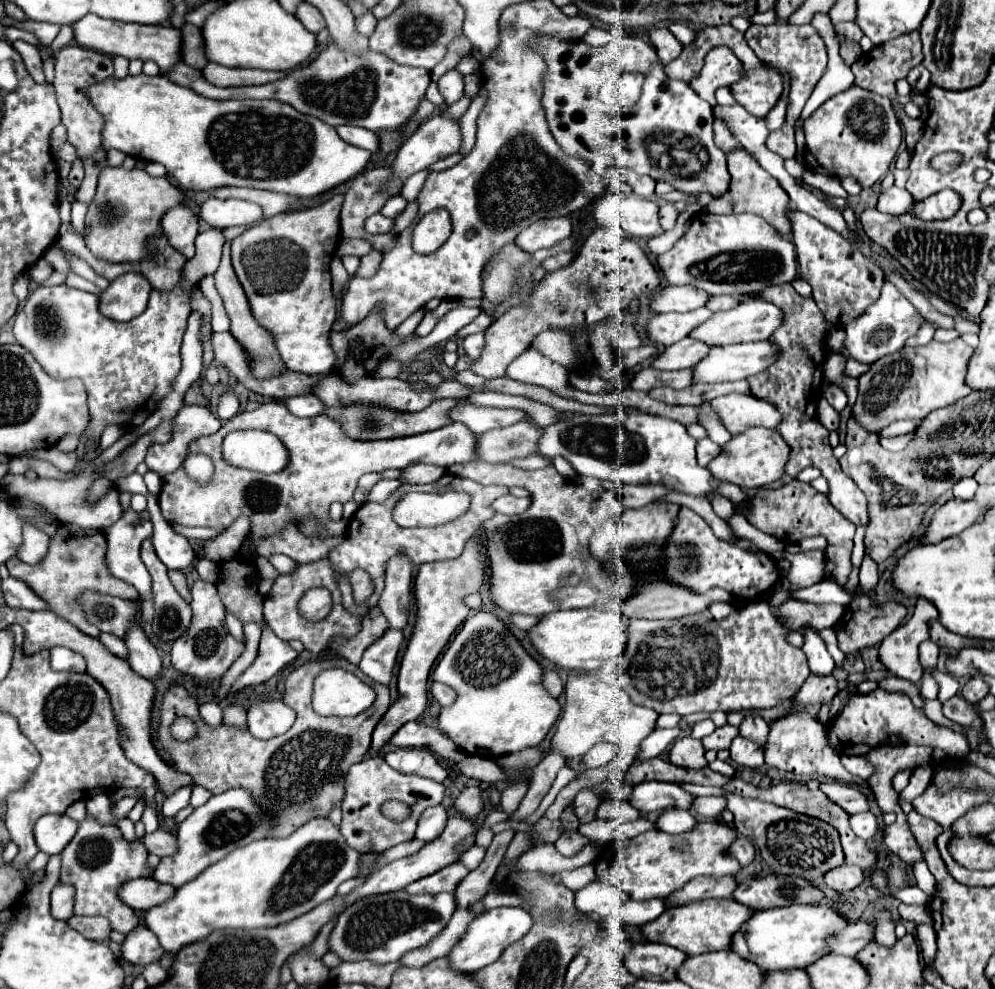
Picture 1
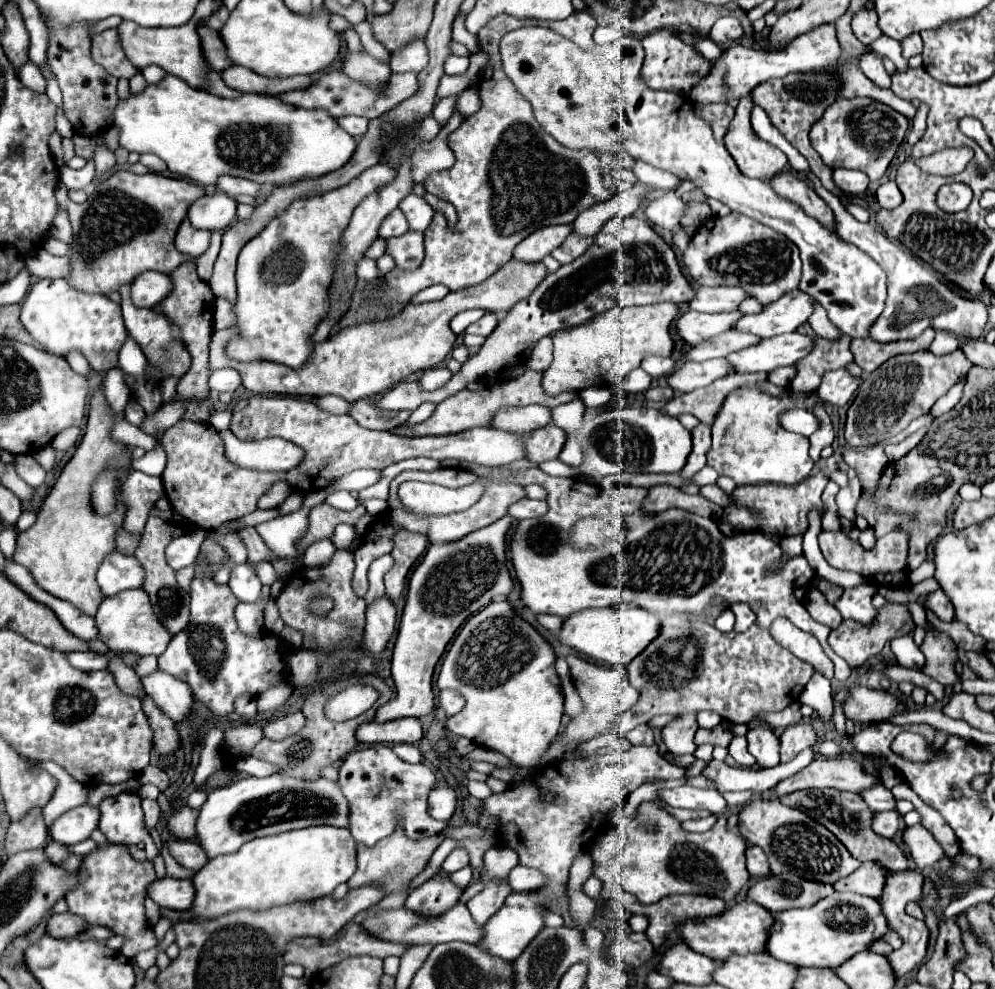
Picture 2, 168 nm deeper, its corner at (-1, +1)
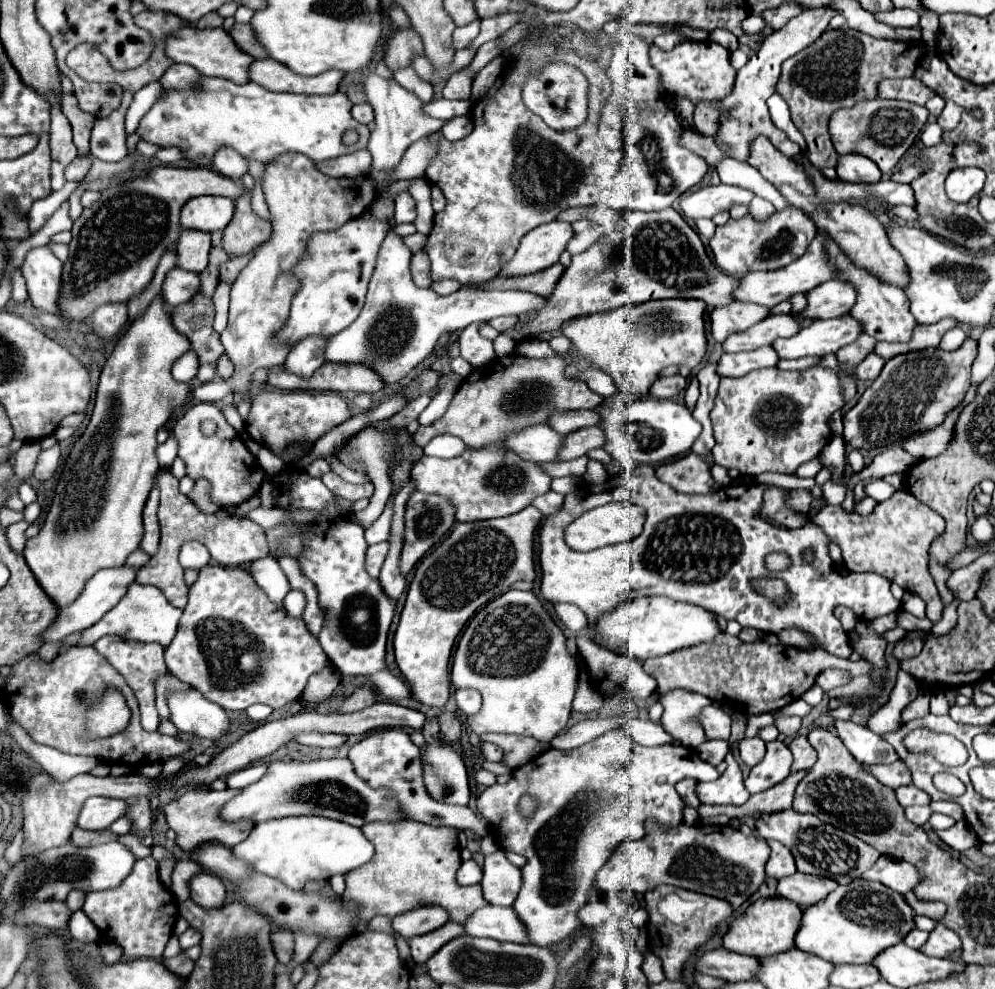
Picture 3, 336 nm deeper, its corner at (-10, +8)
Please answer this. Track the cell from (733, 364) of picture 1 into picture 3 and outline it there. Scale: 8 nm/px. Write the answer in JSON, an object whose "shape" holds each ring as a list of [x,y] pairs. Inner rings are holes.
{"shape":[[[843,315],[837,319],[825,319],[825,321],[813,321],[809,327],[801,327],[793,337],[787,339],[775,339],[773,349],[781,359],[799,359],[799,357],[821,357],[823,353],[835,353],[839,347],[855,341],[861,333],[859,321],[853,321],[851,315]]]}

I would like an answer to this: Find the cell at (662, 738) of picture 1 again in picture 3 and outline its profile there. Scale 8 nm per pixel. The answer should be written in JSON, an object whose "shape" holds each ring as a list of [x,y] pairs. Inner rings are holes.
{"shape":[[[613,729],[571,751],[549,749],[537,759],[531,759],[523,767],[515,769],[509,783],[495,783],[479,795],[477,809],[493,827],[501,847],[527,857],[527,865],[521,869],[523,885],[513,903],[513,909],[527,929],[529,943],[549,947],[575,933],[579,927],[577,911],[587,903],[589,893],[593,891],[595,873],[607,863],[609,855],[625,839],[645,837],[643,821],[647,817],[657,817],[665,825],[677,825],[683,819],[683,801],[675,791],[675,783],[685,777],[693,777],[697,781],[715,781],[721,777],[721,773],[715,765],[701,761],[695,749],[675,745],[643,747],[637,745],[625,729]],[[523,795],[529,795],[537,801],[537,809],[531,817],[521,815],[519,799]]]}

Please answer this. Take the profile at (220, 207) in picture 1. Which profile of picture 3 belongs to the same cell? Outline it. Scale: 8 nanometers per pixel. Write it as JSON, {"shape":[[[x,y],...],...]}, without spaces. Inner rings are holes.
{"shape":[[[195,197],[181,211],[183,229],[199,229],[213,233],[225,229],[233,217],[235,203],[227,197]]]}

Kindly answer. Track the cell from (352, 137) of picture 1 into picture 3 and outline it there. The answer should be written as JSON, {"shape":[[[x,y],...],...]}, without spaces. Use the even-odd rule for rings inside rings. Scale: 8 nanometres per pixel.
{"shape":[[[369,103],[353,105],[351,113],[353,113],[353,117],[355,117],[359,123],[363,123],[363,125],[367,125],[367,123],[371,123],[371,121],[373,121],[373,109],[371,109],[371,105],[369,105]]]}

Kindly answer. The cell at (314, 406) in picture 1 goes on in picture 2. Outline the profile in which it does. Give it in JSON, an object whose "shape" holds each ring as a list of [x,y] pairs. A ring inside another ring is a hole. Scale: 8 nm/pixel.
{"shape":[[[322,396],[322,398],[314,398],[312,402],[332,414],[350,414],[350,410],[352,410],[352,404],[340,396]]]}

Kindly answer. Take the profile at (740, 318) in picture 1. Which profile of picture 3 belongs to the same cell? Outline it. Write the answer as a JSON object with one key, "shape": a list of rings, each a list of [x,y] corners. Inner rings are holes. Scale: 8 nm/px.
{"shape":[[[825,281],[817,285],[807,295],[807,307],[803,313],[791,313],[801,321],[843,317],[855,305],[855,289],[843,281]]]}

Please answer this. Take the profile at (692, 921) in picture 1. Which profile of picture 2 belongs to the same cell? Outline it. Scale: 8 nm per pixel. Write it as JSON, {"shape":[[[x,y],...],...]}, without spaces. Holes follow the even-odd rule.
{"shape":[[[744,900],[734,904],[730,910],[726,910],[720,916],[710,916],[704,920],[696,922],[686,922],[682,926],[682,938],[684,942],[698,954],[706,954],[708,958],[714,960],[726,960],[734,954],[762,954],[766,952],[766,940],[768,940],[768,930],[774,924],[774,916],[762,908],[756,902]]]}

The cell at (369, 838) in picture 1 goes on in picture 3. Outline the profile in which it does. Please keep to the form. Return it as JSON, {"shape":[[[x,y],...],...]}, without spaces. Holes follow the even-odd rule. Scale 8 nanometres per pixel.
{"shape":[[[383,729],[369,733],[363,741],[355,743],[349,749],[349,761],[353,763],[355,773],[373,789],[389,789],[393,797],[399,803],[399,813],[405,819],[427,823],[433,827],[455,827],[455,829],[473,829],[477,835],[485,837],[489,827],[485,821],[477,819],[477,815],[469,807],[459,805],[447,805],[435,801],[423,781],[423,759],[421,749],[415,747],[409,739],[409,735],[401,729]]]}

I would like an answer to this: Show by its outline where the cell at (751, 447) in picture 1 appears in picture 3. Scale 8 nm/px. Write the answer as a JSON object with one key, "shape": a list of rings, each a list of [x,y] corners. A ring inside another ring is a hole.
{"shape":[[[775,367],[757,369],[743,377],[723,377],[715,407],[711,411],[713,421],[713,463],[725,469],[737,469],[741,475],[761,475],[767,471],[793,475],[799,465],[815,459],[821,449],[831,441],[827,427],[827,417],[845,405],[843,389],[839,379],[827,369],[807,369],[807,371],[779,371]],[[777,403],[789,403],[783,409],[777,409]]]}

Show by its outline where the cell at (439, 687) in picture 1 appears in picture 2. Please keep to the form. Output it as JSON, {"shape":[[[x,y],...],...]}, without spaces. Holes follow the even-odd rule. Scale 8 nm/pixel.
{"shape":[[[442,690],[440,696],[438,696],[438,700],[440,700],[440,706],[444,708],[444,712],[448,716],[458,714],[464,708],[464,704],[466,704],[464,698],[462,698],[462,694],[456,692],[456,690]]]}

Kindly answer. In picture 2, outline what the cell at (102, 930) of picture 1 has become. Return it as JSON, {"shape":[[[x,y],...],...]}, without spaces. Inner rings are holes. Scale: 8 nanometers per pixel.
{"shape":[[[72,912],[50,914],[46,922],[46,934],[54,938],[72,938],[78,936],[82,930],[86,930],[84,920],[80,916],[74,916]]]}

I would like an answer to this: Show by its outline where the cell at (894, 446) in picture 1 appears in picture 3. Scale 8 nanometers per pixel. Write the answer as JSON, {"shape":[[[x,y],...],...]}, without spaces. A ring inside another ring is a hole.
{"shape":[[[953,409],[945,421],[937,427],[931,427],[923,433],[911,435],[909,439],[905,439],[901,443],[901,449],[907,451],[909,455],[913,455],[915,459],[927,459],[927,457],[935,457],[939,453],[943,453],[943,449],[947,447],[947,441],[951,441],[951,429],[955,425],[955,417],[959,417],[959,409]]]}

